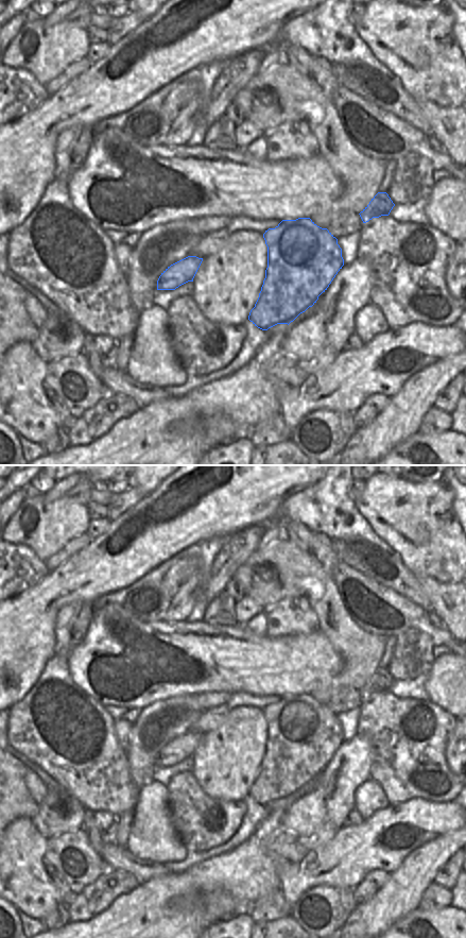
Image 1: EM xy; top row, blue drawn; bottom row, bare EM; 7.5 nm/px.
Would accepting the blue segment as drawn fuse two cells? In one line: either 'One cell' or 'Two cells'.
Two cells

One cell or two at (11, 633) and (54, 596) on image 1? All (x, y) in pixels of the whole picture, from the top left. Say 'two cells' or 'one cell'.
one cell

